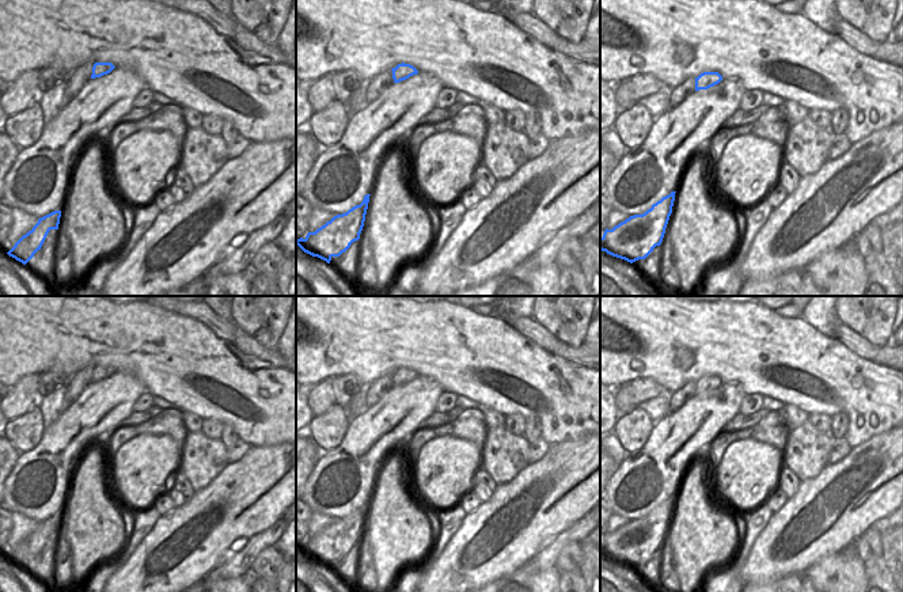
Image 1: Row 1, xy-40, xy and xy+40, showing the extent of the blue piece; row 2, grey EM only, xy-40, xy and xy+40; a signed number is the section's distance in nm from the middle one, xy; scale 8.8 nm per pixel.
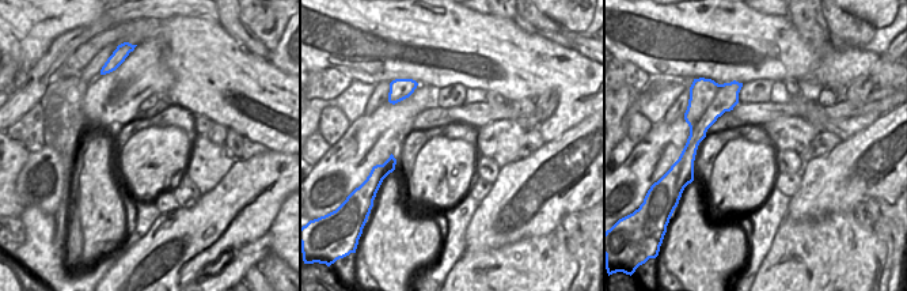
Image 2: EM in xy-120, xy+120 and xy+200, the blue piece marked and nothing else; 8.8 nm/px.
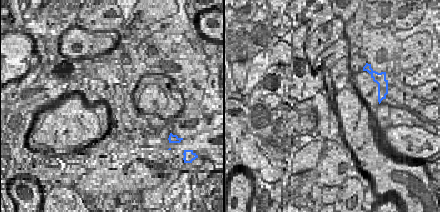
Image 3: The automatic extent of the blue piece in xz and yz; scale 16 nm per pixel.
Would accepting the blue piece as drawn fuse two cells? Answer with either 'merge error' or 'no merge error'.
merge error

